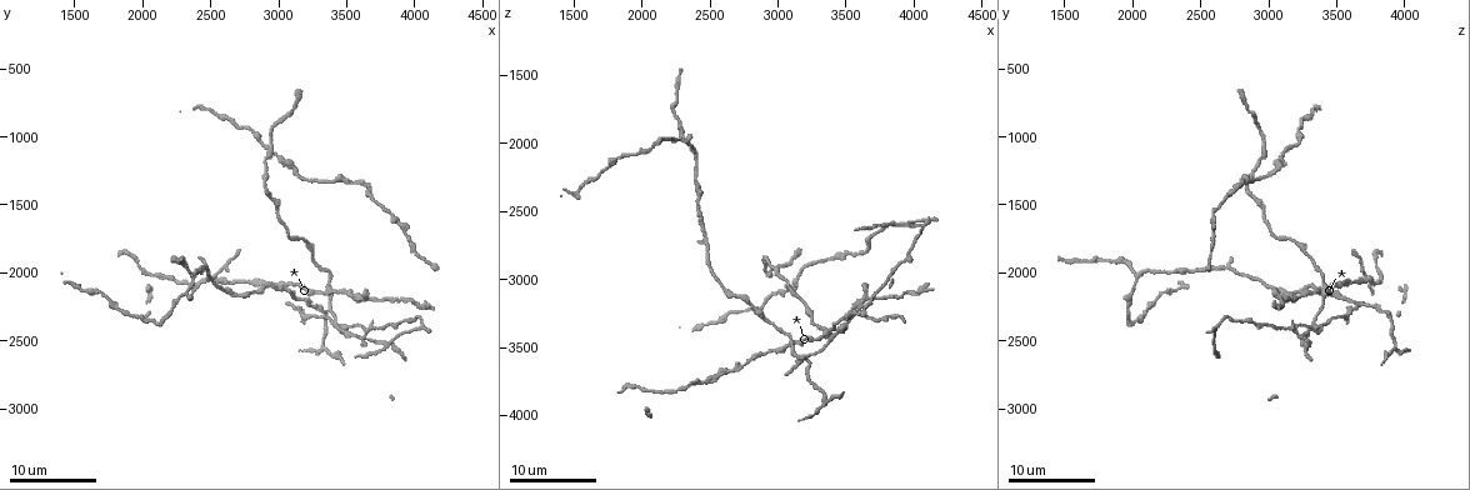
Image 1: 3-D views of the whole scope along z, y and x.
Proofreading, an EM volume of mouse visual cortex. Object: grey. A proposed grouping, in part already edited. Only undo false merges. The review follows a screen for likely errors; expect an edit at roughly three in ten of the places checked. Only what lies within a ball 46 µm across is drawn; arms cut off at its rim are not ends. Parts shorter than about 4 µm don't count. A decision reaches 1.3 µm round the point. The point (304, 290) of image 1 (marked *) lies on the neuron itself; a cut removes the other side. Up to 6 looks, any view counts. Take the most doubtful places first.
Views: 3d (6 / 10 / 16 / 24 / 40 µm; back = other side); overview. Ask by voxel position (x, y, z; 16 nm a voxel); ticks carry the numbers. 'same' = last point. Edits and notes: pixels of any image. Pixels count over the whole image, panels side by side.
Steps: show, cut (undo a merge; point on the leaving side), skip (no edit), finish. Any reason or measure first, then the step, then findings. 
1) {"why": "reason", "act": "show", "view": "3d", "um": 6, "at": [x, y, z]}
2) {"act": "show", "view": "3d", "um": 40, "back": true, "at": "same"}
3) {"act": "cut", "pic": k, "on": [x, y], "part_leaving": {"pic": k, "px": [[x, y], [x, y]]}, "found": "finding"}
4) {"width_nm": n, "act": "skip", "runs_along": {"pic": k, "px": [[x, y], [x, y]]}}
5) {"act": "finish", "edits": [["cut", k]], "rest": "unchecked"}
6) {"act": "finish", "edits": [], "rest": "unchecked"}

{"why": "a fork", "act": "show", "view": "3d", "um": 6, "at": [2360, 2020, 2020]}

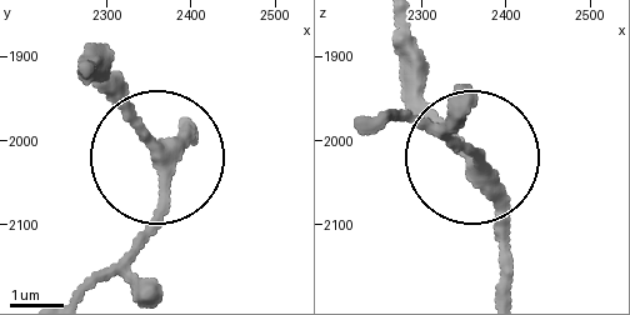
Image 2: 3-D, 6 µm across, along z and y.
{"act": "skip", "runs_along": {"pic": 2, "px": [[499, 290], [494, 183], [409, 79]]}, "found": "one neuron here"}

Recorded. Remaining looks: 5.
{"act": "show", "view": "3d", "um": 10, "at": [3620, 2460, 3260]}

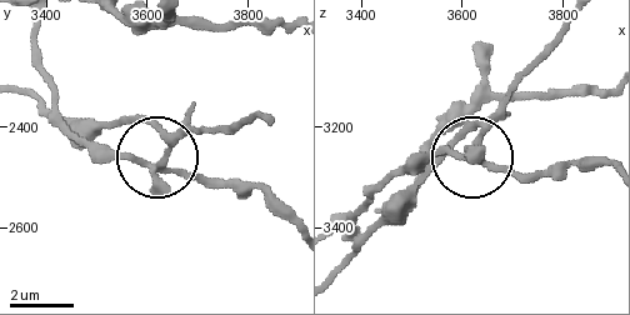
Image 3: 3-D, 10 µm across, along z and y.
{"side_arm_um": 13, "act": "cut", "pic": 3, "on": [158, 126], "part_leaving": {"pic": 3, "px": [[159, 168], [194, 128], [256, 120]]}, "found": "a second neuron is stuck on"}

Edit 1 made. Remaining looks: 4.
{"act": "show", "view": "overview"}

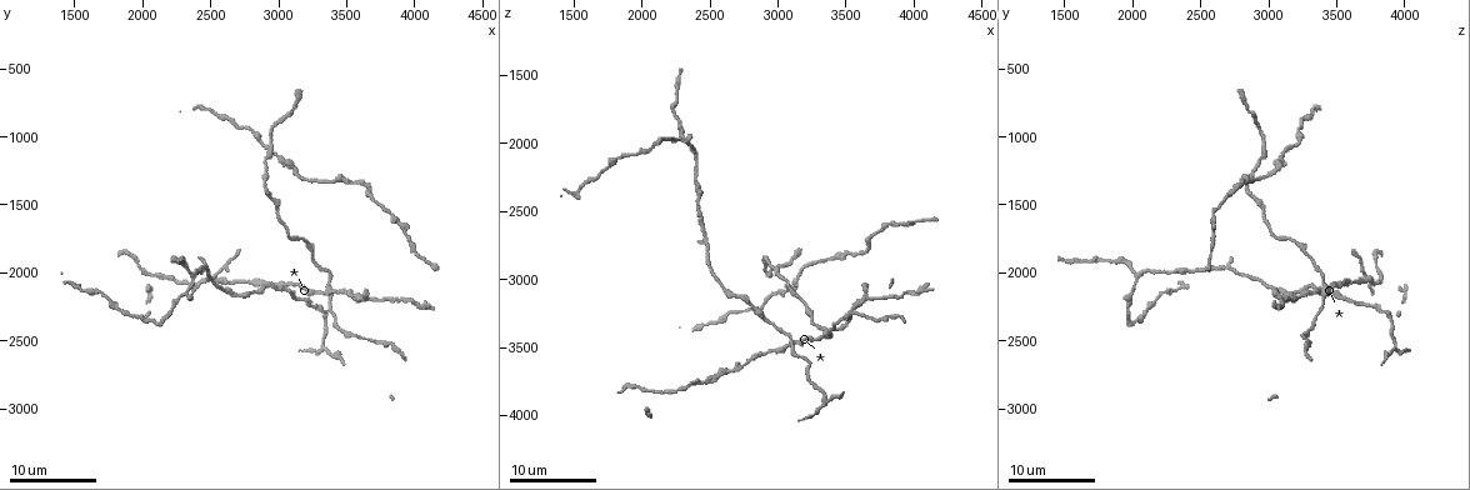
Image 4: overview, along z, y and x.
{"why": "narrows sharply", "act": "show", "view": "3d", "um": 16, "at": [2080, 2360, 2020]}

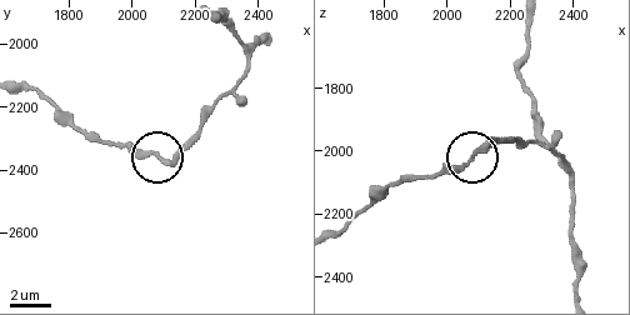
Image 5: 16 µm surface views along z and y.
{"width_nm": 240, "act": "skip", "found": "one neuron here"}

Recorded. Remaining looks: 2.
{"act": "finish", "edits": [["cut", 3]], "rest": "unchecked"}

